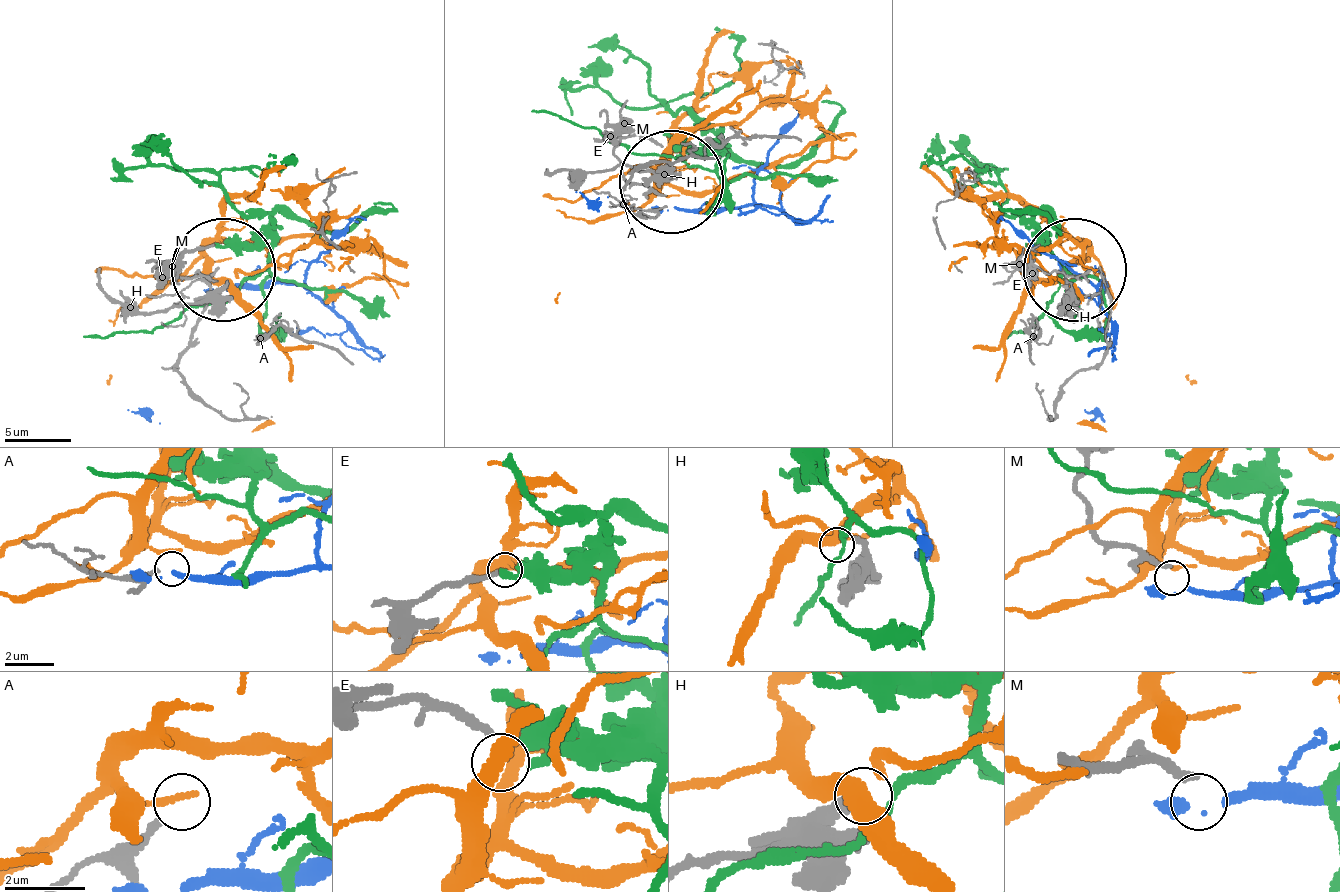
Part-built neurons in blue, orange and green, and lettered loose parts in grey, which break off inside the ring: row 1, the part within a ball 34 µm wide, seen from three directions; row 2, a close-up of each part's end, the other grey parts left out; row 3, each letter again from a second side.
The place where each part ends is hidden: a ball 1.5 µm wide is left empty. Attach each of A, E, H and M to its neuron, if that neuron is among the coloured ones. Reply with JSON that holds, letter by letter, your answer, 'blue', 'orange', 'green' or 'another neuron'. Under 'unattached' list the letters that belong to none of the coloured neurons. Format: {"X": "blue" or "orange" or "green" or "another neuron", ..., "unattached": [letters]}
{"A": "another neuron", "E": "green", "H": "orange", "M": "another neuron", "unattached": ["A", "M"]}

